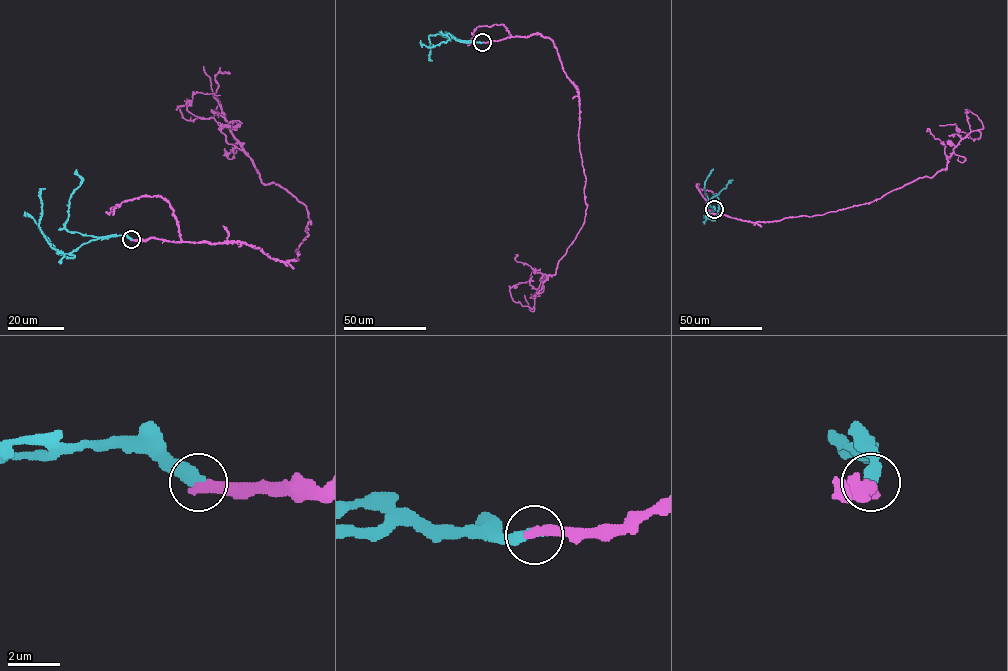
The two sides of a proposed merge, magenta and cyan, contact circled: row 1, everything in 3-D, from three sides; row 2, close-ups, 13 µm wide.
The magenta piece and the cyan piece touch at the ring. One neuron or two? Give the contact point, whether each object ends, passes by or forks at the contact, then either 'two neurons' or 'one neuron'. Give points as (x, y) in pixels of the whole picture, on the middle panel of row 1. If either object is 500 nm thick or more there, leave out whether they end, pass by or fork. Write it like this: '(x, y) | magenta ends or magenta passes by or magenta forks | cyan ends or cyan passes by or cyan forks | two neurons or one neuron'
(482, 42) | magenta ends | cyan ends | one neuron

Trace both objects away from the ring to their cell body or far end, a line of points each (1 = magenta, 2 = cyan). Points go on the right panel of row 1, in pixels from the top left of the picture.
1: (714, 209), (705, 211), (766, 222), (873, 202), (944, 169), (971, 131), (980, 137), (939, 125)
2: (714, 209), (714, 207), (705, 216), (708, 201), (733, 180)

